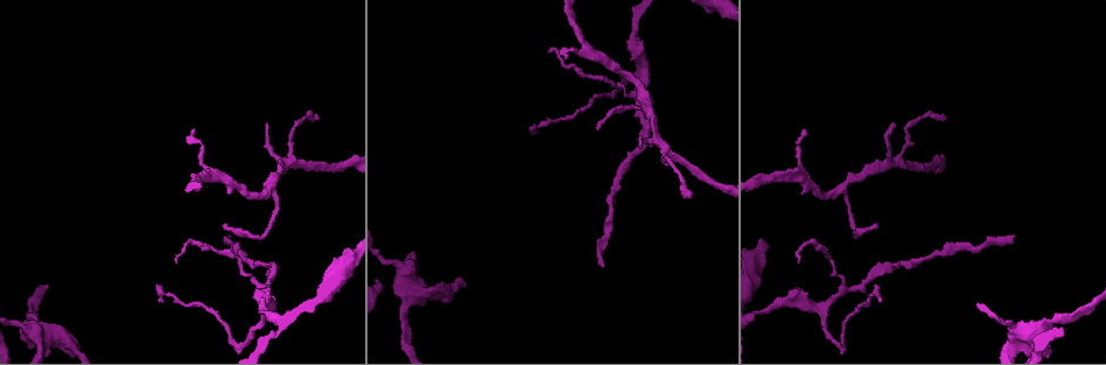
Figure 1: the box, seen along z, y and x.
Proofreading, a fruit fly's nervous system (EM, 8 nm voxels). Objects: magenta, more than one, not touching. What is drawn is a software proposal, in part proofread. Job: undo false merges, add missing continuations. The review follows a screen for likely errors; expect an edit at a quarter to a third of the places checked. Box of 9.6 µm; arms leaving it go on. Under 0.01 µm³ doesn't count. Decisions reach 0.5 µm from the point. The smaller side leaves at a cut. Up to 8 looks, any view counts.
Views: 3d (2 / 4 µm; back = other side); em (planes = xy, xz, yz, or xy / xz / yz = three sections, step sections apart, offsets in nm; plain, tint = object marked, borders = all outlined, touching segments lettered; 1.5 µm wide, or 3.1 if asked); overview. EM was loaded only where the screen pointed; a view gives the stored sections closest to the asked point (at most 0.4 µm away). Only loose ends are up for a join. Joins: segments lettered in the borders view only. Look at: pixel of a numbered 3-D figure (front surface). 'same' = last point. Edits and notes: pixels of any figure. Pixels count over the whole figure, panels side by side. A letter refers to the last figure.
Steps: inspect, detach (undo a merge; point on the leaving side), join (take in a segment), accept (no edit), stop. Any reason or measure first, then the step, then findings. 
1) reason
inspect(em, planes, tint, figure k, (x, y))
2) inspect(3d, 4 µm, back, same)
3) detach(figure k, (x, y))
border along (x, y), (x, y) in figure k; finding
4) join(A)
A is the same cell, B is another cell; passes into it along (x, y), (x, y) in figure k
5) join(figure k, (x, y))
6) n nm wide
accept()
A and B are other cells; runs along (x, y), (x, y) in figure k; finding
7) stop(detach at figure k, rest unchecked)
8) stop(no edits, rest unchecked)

an open end
inspect(em, xy, step 8, borders, figure 1, (529, 129))

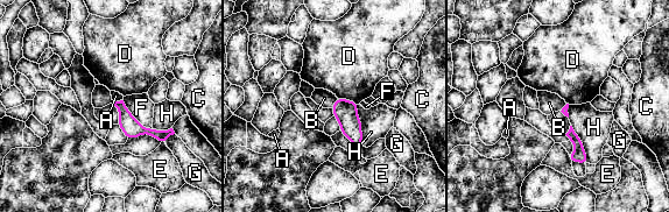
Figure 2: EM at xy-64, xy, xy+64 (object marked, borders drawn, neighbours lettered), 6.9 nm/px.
inspect(em, yz, step 8, borders, same)

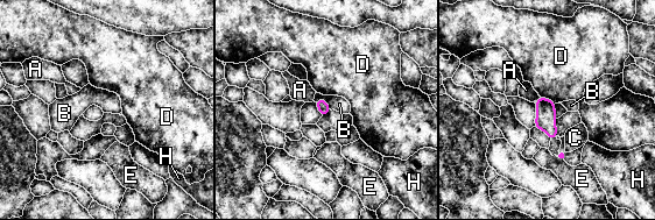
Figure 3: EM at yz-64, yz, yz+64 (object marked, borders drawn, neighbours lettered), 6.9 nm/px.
accept()
A, B, C, D, E and H are other cells; border along (314, 100), (324, 99), (331, 110) in figure 3; no lettered segment goes on from it

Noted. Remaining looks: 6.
inspect(em, planes, borders, figure 1, (641, 146))

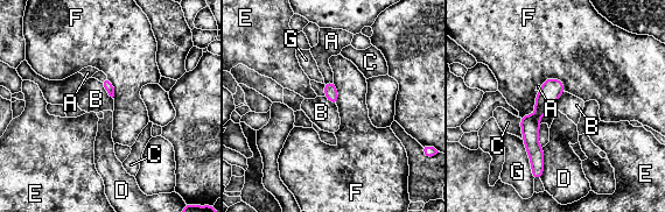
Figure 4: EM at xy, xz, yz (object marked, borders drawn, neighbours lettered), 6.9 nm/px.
F touches over 220 nm
accept()
A, B, C, D, E, F and G are other cells; border along (99, 82), (112, 98) in figure 4; none of them fits

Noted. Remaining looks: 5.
sharp bend
inspect(em, xz, step 4, tint, figure 1, (855, 238))

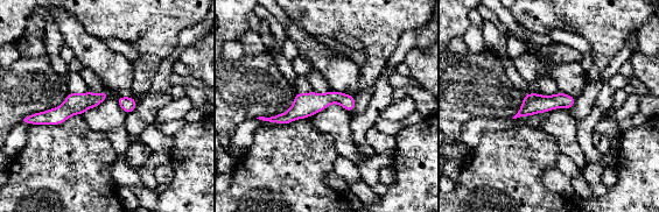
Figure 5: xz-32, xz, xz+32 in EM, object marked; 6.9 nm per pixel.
inspect(em, xy, step 4, borders, same)

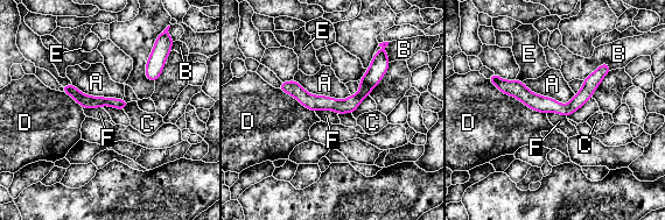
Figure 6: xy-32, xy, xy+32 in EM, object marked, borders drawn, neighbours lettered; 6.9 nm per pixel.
90 nm wide
accept()
A, B, C, D, E and F are other cells; border along (315, 111), (330, 110), (337, 113) in figure 6; one neuron here

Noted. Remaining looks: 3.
stop(no edits, rest unchecked)

